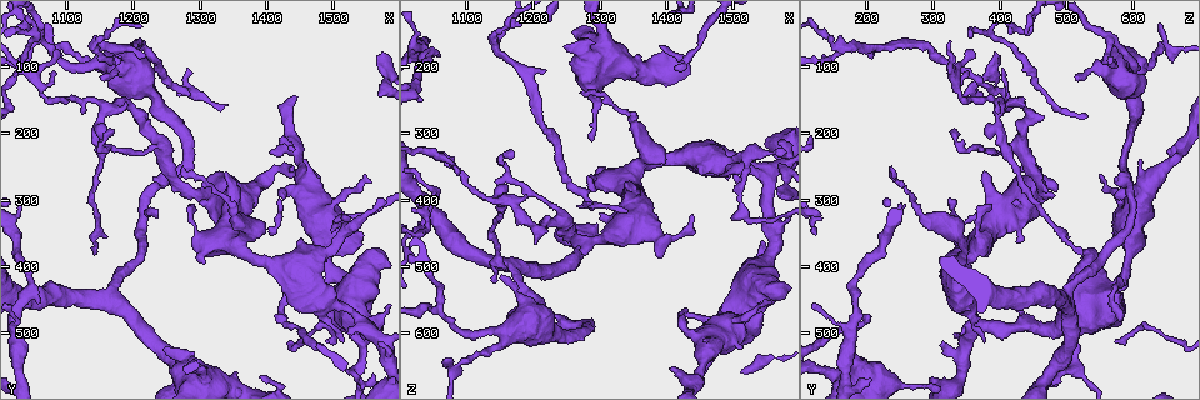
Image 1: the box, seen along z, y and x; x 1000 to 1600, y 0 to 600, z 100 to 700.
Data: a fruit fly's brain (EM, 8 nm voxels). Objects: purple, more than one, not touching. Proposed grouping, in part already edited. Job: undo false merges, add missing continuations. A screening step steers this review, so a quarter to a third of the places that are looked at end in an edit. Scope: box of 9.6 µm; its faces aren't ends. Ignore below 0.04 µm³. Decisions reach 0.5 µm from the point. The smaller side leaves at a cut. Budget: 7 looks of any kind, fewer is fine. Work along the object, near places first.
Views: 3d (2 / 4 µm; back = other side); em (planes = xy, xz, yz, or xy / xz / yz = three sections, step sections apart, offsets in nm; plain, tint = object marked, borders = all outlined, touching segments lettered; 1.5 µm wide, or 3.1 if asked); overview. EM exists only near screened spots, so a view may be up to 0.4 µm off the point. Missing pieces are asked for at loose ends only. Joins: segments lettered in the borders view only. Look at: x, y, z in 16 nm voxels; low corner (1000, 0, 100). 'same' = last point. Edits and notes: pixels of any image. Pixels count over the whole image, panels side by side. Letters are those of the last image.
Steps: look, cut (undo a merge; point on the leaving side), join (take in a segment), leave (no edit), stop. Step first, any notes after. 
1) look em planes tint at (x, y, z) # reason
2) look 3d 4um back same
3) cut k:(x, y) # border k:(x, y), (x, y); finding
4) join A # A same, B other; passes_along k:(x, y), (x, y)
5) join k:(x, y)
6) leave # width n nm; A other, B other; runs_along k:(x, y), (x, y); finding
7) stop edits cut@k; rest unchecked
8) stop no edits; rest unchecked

look 3d 4um at (1450, 365, 345) # branch stops here

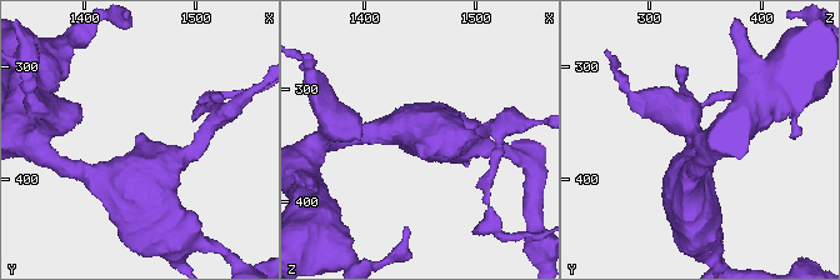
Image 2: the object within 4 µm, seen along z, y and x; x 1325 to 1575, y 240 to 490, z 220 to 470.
look em planes borders at (1444, 366, 346) # need the tissue

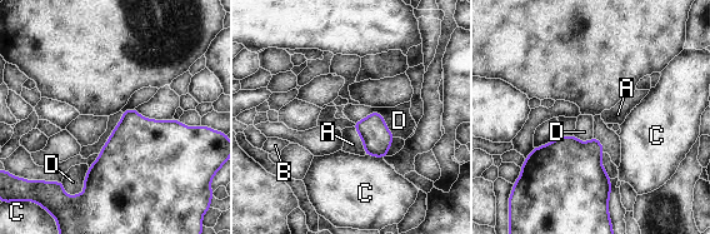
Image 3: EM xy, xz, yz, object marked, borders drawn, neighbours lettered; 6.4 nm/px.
leave # A other, B other, C other, D other; border 3:(354, 122), (378, 111), (395, 137); none of them fits

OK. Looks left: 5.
look em yz step 8 tint at (1440, 245, 420) # an open end

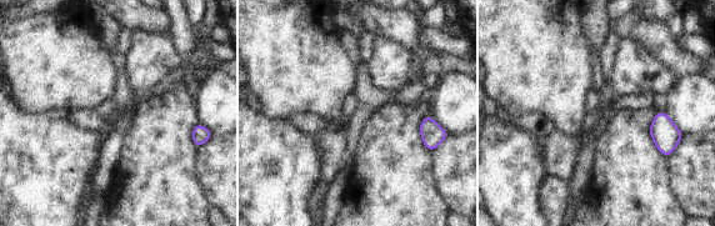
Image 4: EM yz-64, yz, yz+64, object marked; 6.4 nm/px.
look em planes borders same

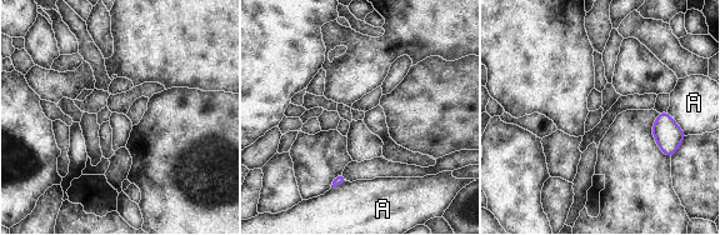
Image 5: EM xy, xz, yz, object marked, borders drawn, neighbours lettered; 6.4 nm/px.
leave # longest_contact A 150 nm; A other; border 5:(668, 111), (680, 129); none of them fits

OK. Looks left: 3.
look 3d 4um at (1340, 160, 415) # thin end

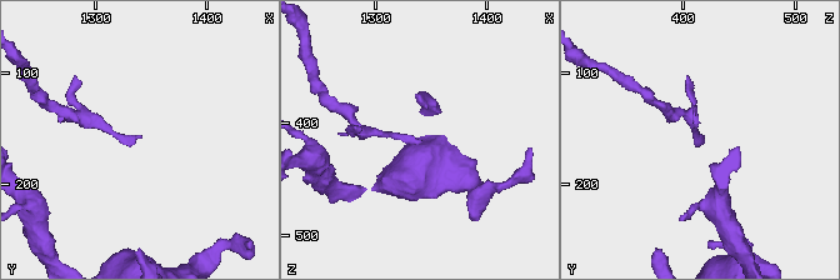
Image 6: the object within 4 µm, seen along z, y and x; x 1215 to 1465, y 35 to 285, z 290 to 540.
look em planes plain at (1342, 158, 416)

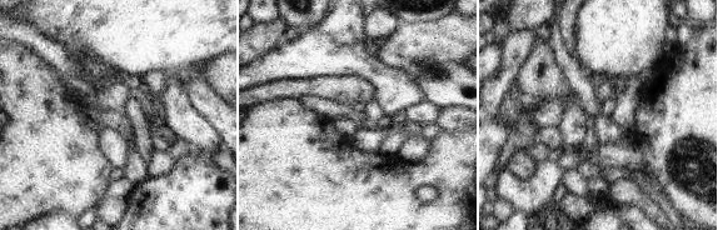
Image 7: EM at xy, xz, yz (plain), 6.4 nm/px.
look em planes borders same

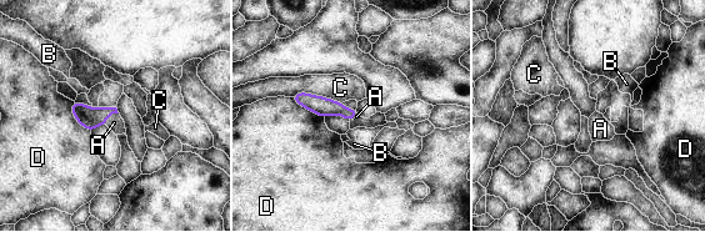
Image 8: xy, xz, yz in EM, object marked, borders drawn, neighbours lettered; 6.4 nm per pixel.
join A # width 80 nm; A same, B other, C other, D other; passes_along 8:(89, 117), (109, 115), (114, 122); the neuron continues

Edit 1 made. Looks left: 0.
stop edits join@8; rest unchecked

